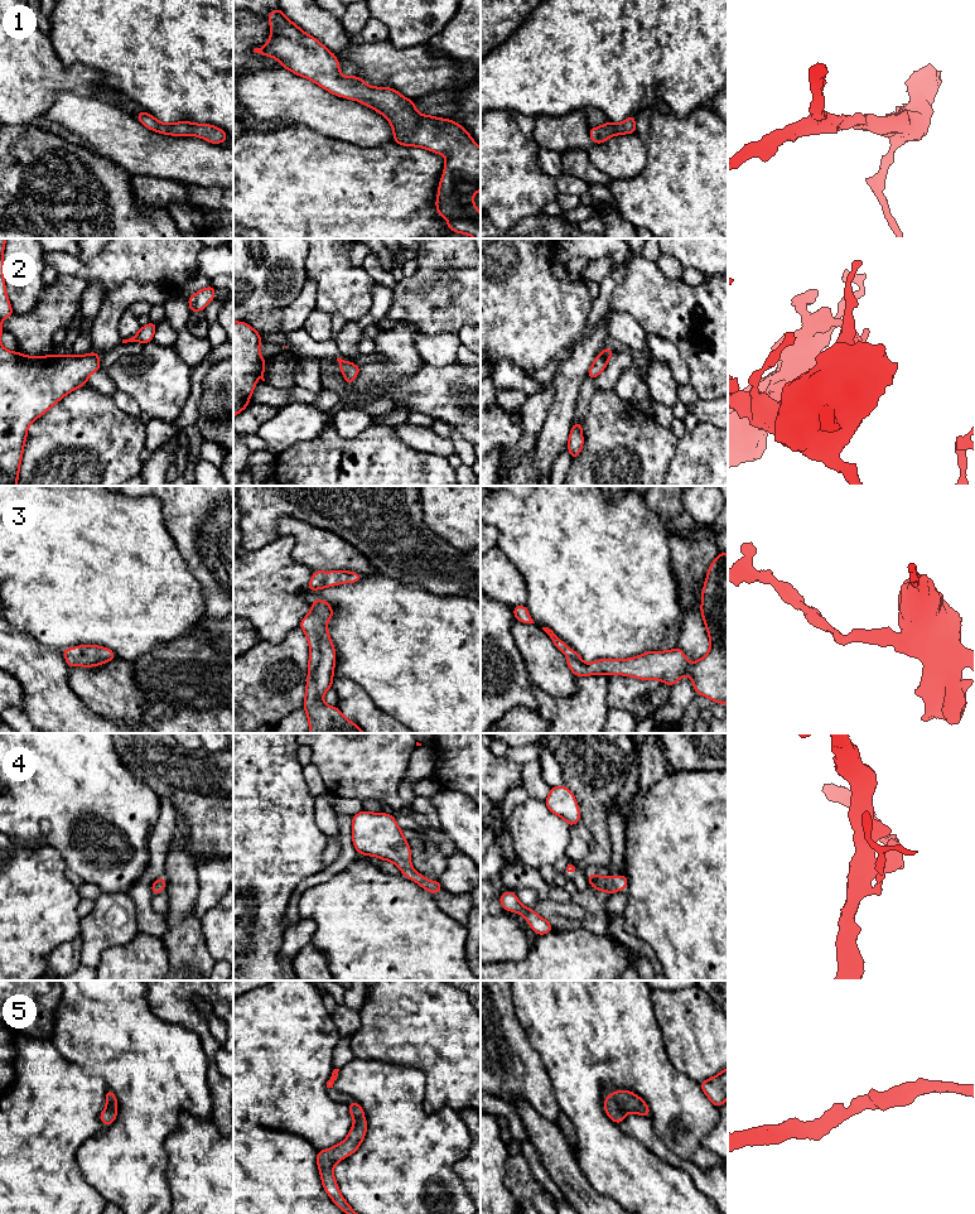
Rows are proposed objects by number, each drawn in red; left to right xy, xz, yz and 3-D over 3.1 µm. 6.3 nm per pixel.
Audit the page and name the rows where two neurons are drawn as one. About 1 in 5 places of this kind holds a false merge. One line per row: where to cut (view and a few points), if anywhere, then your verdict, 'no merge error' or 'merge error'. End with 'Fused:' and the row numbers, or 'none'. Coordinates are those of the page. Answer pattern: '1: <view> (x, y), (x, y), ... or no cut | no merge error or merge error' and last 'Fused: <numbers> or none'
1: no cut | no merge error
2: yz (602, 352), (608, 359) | merge error
3: no cut | no merge error
4: no cut | no merge error
5: no cut | no merge error
Fused: 2

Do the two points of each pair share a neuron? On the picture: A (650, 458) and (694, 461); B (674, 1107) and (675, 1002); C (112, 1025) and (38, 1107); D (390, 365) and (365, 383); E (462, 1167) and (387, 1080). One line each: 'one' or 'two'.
A: two
B: two
C: two
D: one
E: two

